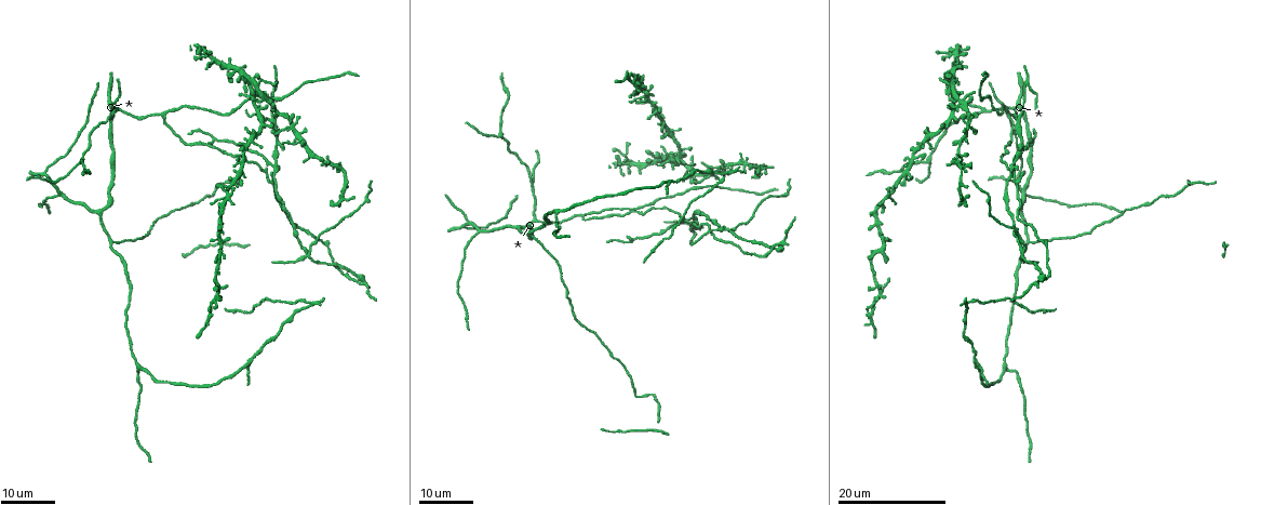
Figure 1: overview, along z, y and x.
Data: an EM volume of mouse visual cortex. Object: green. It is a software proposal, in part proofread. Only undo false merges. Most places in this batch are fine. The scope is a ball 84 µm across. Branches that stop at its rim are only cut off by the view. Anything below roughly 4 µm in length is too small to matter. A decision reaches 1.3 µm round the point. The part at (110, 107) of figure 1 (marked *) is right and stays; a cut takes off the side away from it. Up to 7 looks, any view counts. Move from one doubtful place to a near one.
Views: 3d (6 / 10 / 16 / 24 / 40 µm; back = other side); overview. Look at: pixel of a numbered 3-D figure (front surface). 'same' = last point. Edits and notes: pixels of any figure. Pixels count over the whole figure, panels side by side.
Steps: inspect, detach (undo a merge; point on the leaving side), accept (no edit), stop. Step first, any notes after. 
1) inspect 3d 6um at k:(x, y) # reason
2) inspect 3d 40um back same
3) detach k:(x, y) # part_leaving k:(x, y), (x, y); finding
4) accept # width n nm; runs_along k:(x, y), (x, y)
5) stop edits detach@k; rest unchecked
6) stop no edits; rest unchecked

inspect 3d 24um at 1:(1012, 109) # a fork

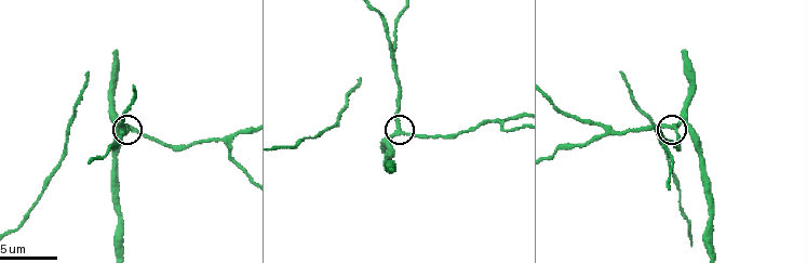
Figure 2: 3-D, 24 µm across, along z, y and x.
inspect 3d 10um at 2:(671, 125) # zoom in

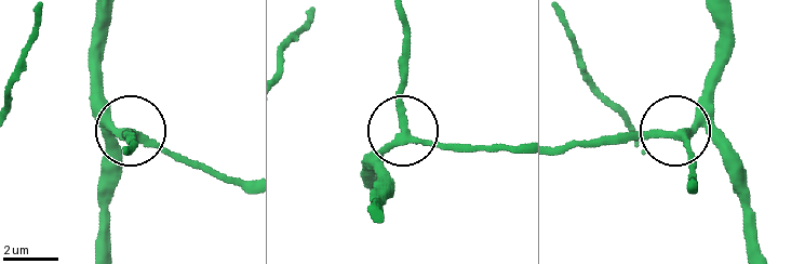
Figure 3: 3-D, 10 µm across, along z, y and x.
inspect 3d 10um back at 3:(673, 136)

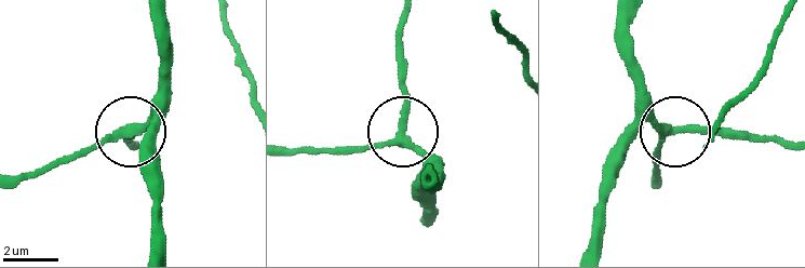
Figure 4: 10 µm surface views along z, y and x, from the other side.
accept # runs_along 4:(643, 123), (682, 133), (742, 133); one neuron here

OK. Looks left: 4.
inspect 3d 24um at 1:(97, 214) # three-way junction

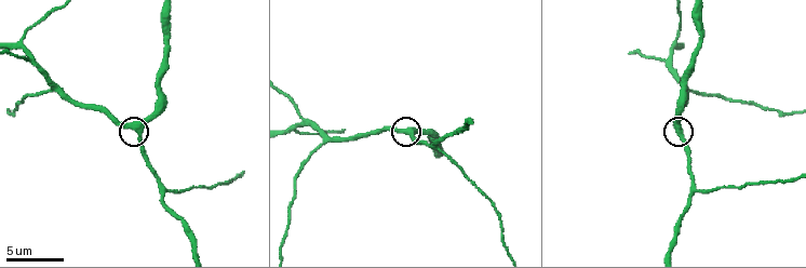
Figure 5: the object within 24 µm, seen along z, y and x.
inspect 3d 10um at 5:(136, 131)

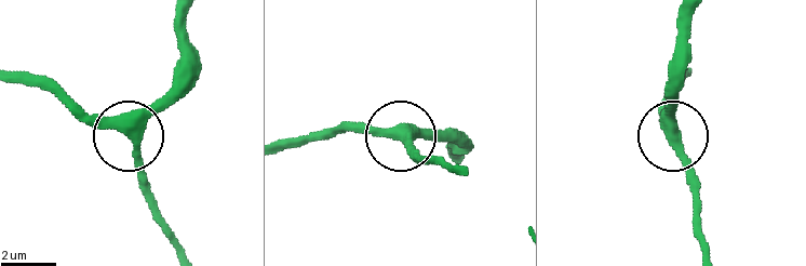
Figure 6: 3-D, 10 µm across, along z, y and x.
accept # width 400 nm; continuous, no second neuron

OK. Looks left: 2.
inspect 3d 16um at 1:(138, 367)

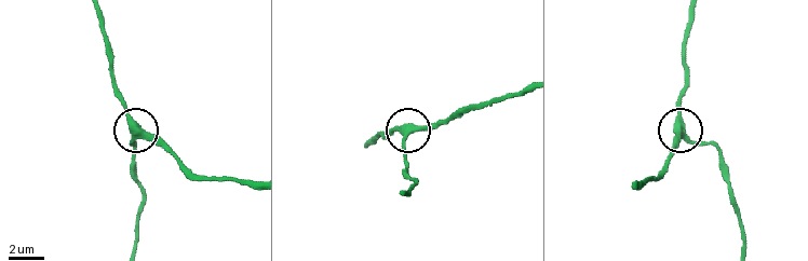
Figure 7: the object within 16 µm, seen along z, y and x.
inspect 3d 10um at 7:(133, 137)

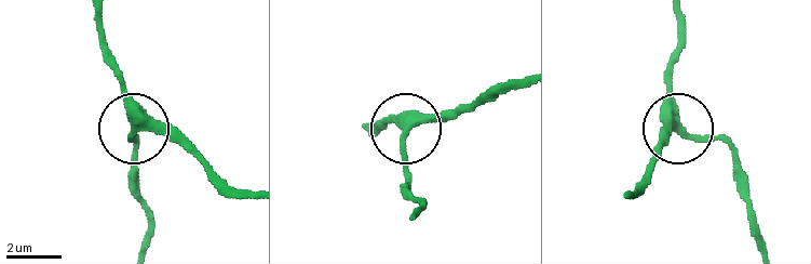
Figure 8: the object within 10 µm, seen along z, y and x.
accept # width 340 nm; all the same neuron

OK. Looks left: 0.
stop no edits; rest unchecked

